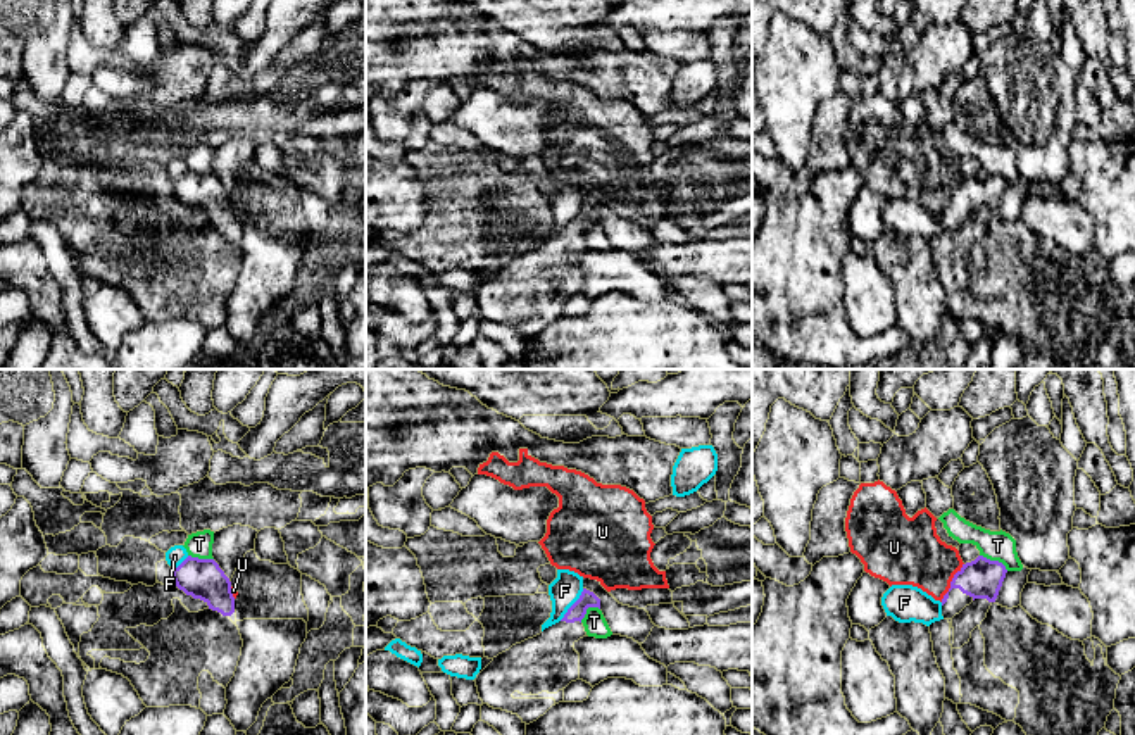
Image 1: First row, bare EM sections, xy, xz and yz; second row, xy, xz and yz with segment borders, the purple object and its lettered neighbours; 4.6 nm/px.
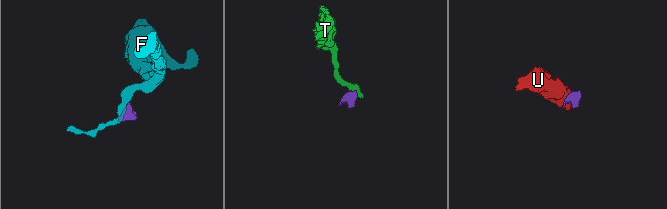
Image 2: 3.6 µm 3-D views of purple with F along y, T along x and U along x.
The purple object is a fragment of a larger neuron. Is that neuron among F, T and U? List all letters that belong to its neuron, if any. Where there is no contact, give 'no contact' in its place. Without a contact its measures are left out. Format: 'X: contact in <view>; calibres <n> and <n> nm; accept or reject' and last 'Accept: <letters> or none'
F: contact in xz; calibres 80 and 150 nm; reject
T: contact in yz; calibres 190 and 140 nm; reject
U: contact in yz; calibres 190 and 320 nm; reject
Accept: none

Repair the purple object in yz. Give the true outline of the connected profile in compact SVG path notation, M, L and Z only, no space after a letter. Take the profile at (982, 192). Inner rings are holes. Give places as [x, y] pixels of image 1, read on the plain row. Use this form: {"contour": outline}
{"contour": "M983 169L963 178L942 212L944 233L952 233L975 212L987 212L1007 223L1018 221L1030 185L1025 179L1021 185L1007 185L1002 176Z"}

